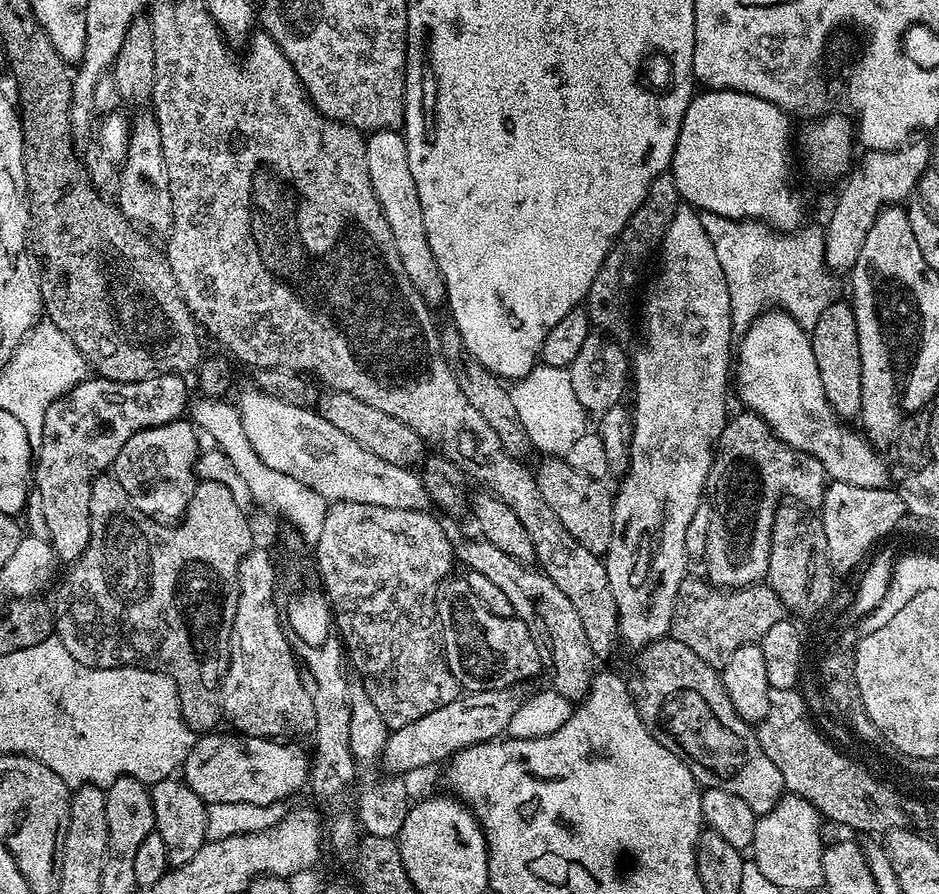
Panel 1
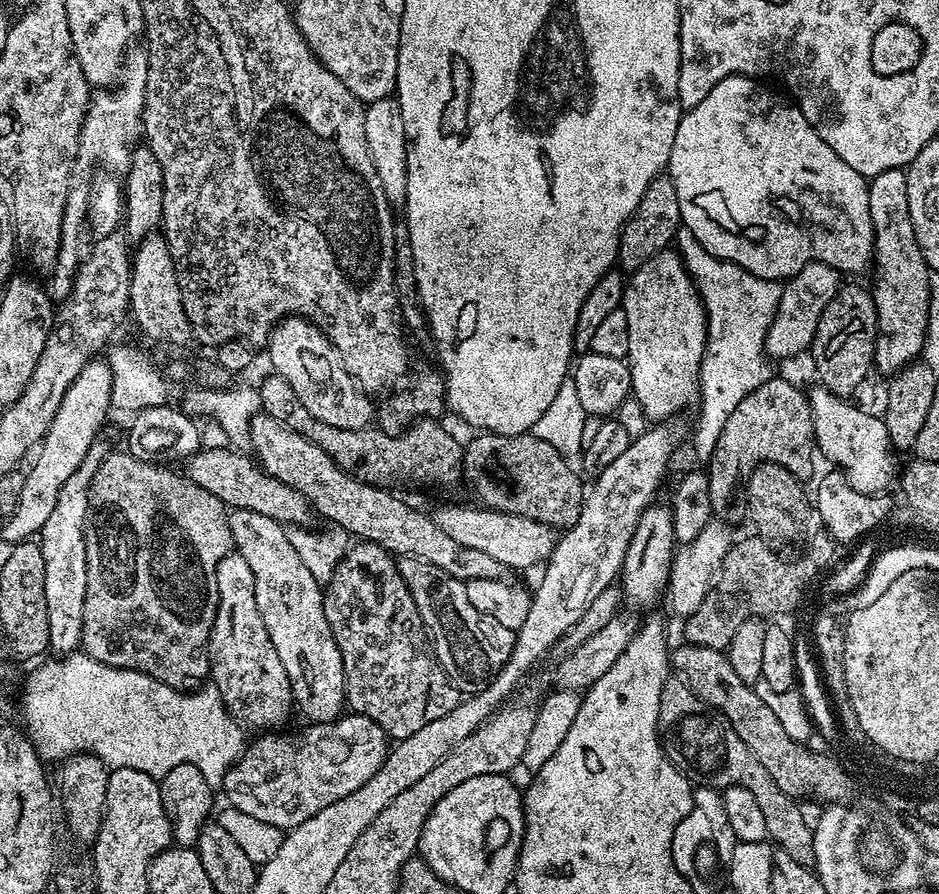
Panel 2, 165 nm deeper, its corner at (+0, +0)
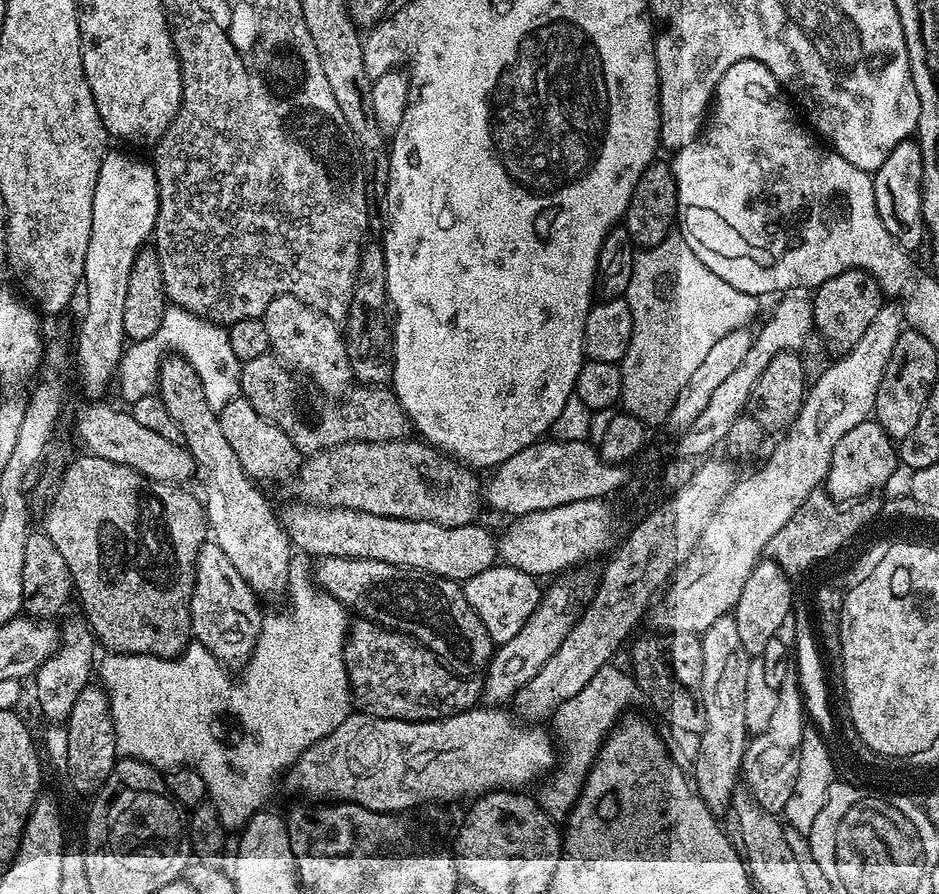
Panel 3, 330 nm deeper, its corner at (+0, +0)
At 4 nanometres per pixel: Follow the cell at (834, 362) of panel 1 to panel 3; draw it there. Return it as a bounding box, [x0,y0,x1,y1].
[812,268,886,354]

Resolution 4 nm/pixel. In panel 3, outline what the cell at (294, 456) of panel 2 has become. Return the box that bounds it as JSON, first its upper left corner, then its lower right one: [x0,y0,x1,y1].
[218,398,302,481]

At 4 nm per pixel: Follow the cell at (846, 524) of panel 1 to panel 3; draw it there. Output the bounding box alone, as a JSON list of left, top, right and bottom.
[823,418,898,502]

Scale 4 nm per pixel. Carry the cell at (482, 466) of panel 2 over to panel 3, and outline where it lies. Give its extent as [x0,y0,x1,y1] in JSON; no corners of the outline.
[294,439,482,526]

